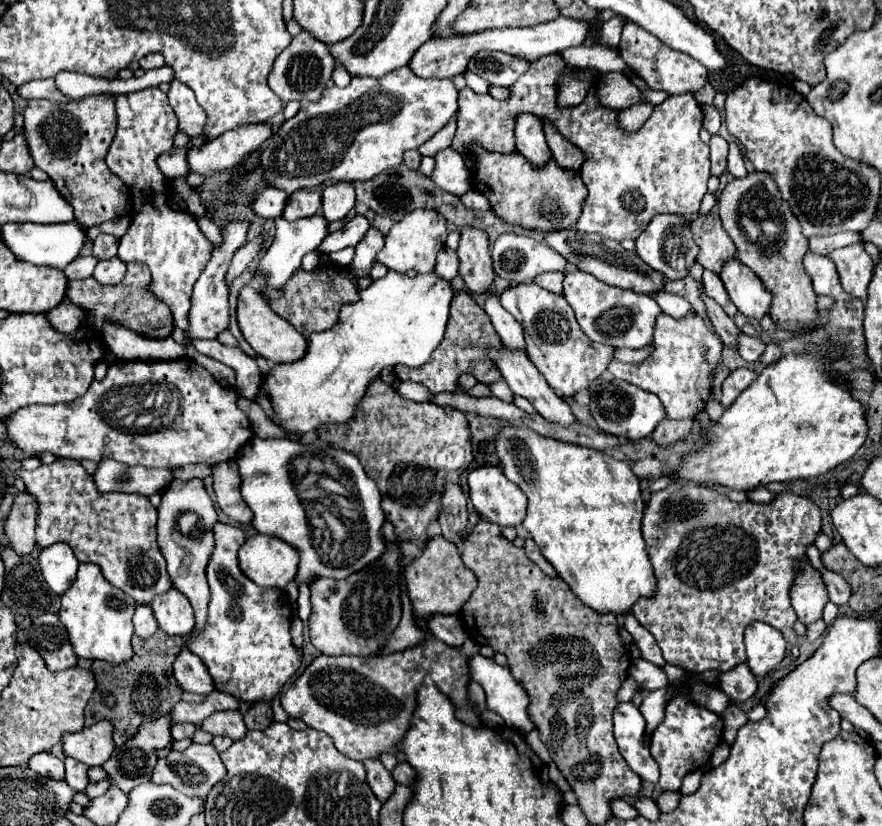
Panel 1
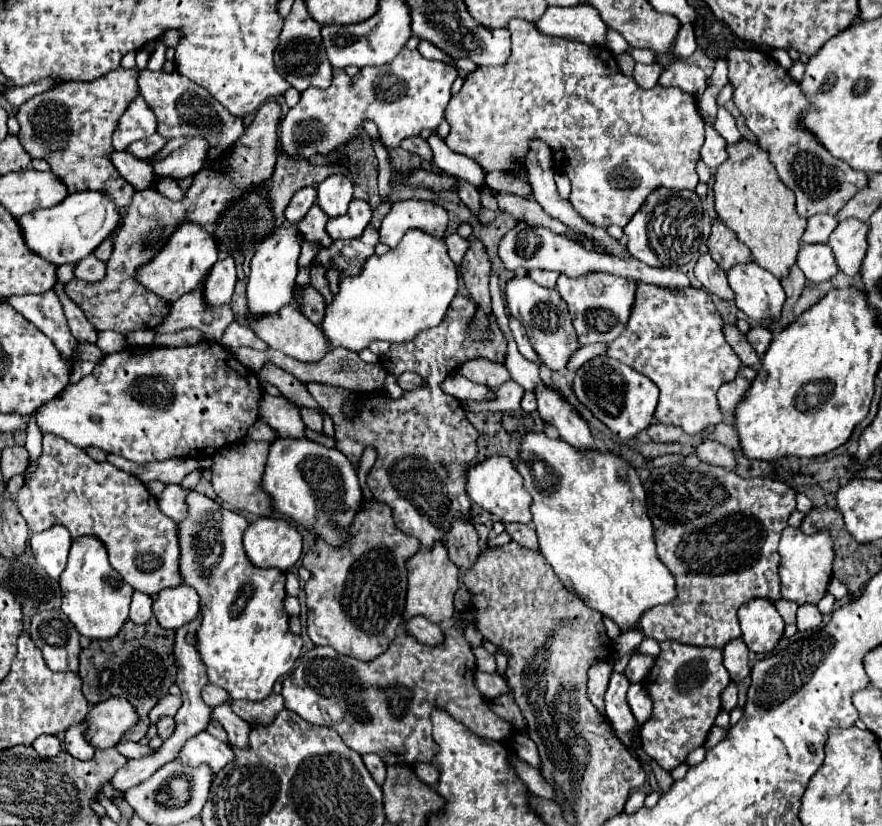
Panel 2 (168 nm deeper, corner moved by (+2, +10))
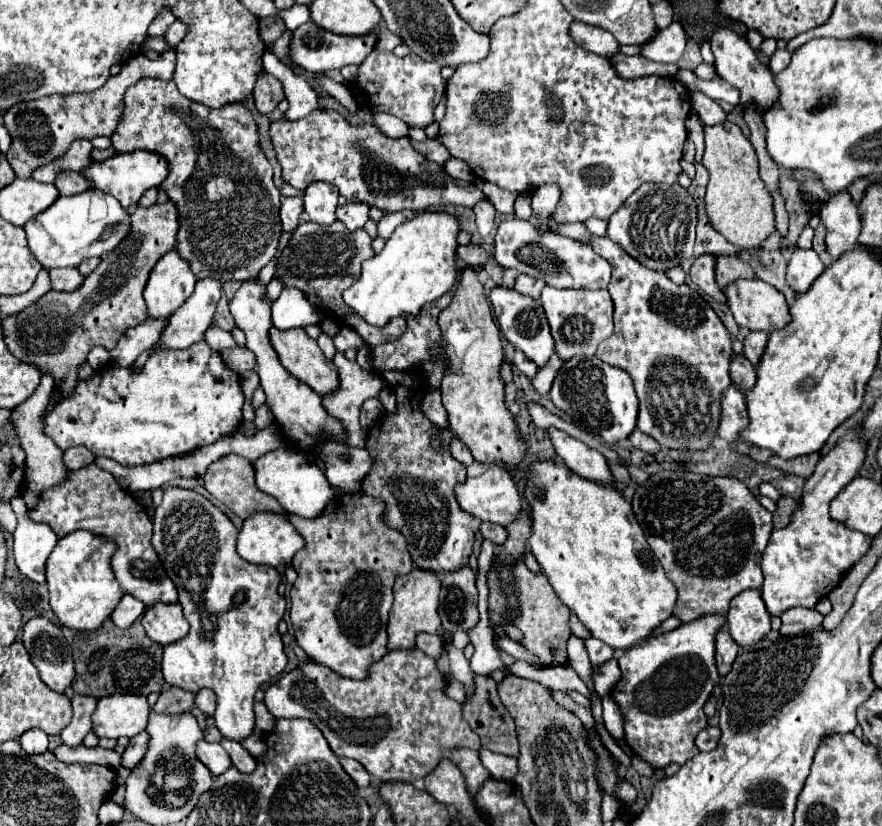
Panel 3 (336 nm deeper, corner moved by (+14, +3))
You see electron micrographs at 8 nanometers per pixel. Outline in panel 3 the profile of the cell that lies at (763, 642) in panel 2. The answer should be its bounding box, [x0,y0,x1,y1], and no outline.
[726,589,770,647]

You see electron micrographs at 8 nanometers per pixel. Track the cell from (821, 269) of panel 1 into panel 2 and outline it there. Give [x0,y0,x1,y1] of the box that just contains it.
[798,244,838,284]

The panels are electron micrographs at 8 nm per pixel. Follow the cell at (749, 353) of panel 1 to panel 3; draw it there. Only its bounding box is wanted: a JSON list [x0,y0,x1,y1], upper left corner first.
[744,331,768,367]

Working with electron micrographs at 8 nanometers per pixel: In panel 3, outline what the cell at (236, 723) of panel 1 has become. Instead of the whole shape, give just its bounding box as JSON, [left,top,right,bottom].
[222,739,256,773]

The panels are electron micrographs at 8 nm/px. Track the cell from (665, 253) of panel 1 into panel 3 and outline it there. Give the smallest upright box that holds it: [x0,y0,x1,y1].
[608,183,696,271]

